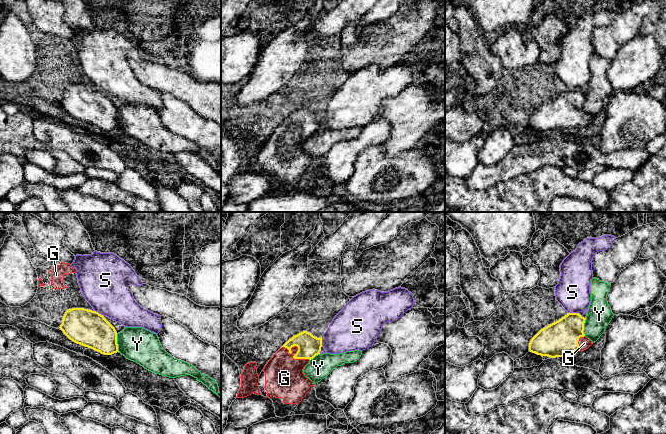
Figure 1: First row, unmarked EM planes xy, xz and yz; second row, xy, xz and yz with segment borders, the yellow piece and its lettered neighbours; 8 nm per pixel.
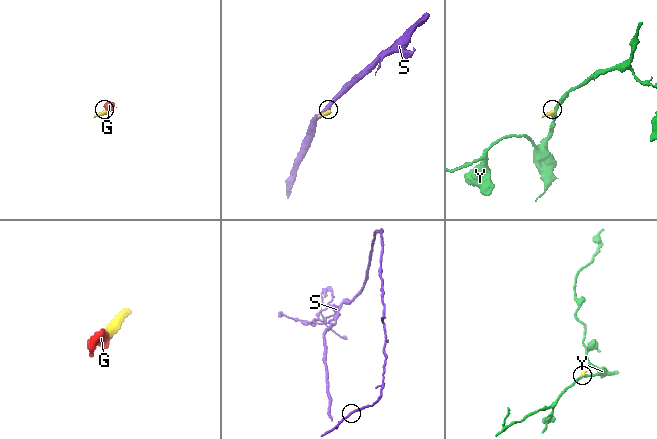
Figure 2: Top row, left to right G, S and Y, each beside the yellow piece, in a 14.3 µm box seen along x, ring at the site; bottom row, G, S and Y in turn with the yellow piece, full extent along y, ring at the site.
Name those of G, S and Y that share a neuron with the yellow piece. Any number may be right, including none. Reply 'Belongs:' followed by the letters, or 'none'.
Belongs: G

